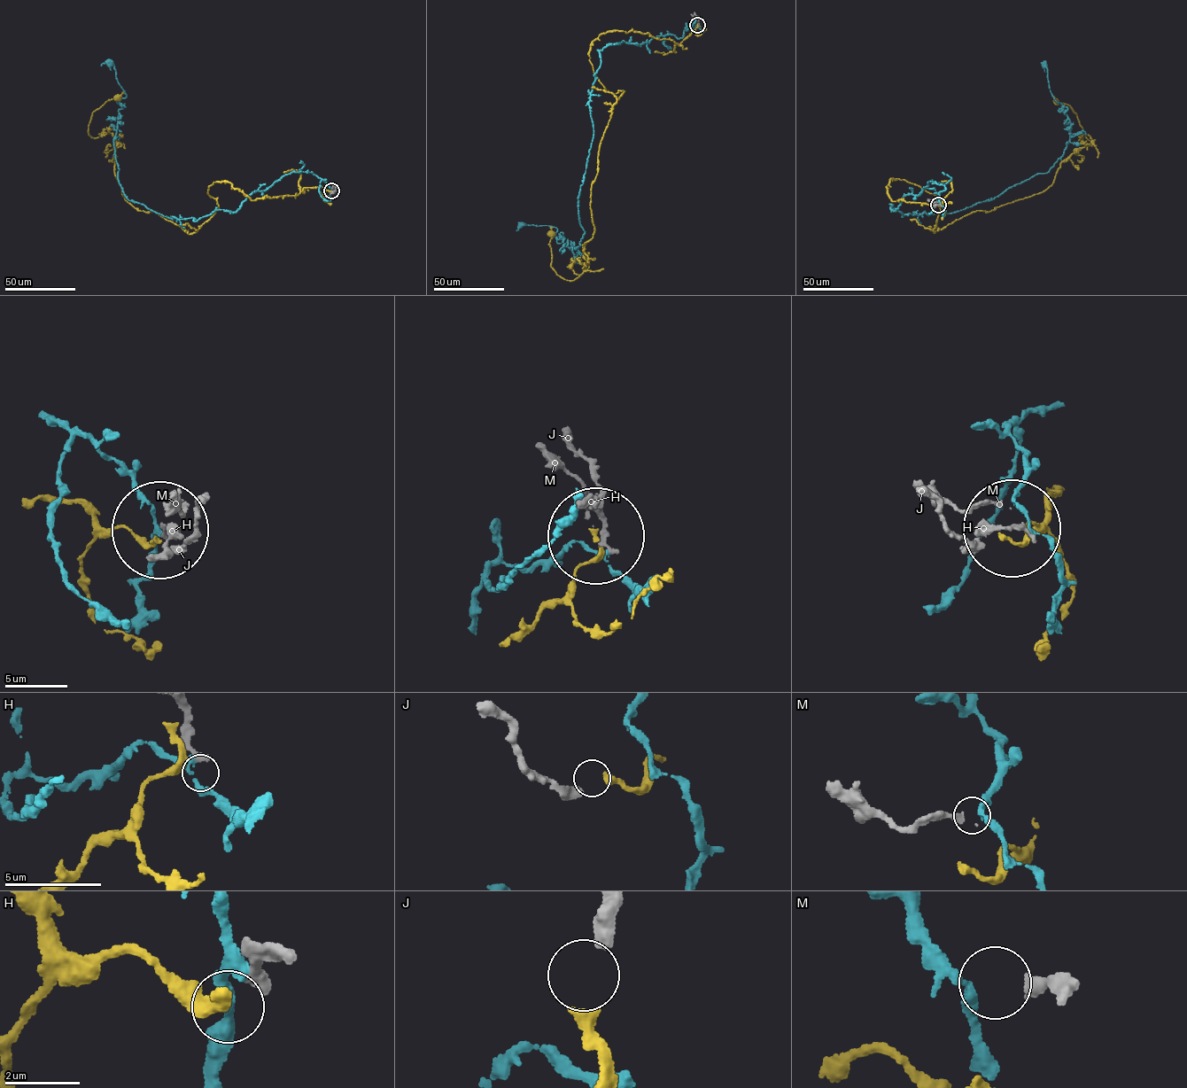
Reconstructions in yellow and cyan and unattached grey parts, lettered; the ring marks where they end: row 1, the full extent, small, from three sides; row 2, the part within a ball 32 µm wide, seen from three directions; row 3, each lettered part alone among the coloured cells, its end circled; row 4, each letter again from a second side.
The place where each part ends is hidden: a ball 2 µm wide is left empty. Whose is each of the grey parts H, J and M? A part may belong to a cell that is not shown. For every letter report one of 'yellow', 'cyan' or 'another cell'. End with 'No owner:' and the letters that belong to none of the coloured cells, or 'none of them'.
H: another cell
J: yellow
M: another cell
No owner: H, M

